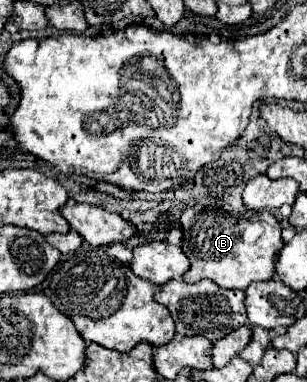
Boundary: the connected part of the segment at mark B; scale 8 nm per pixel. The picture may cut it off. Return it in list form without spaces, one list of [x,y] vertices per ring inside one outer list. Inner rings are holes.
[[[185,205],[181,213],[181,229],[183,251],[190,261],[190,269],[183,277],[187,283],[211,279],[223,289],[247,289],[249,283],[267,281],[275,273],[275,261],[283,247],[283,239],[281,225],[269,211],[261,211],[251,219],[239,219],[221,209],[209,211],[209,207]],[[217,267],[229,267],[229,271],[223,275]]]

